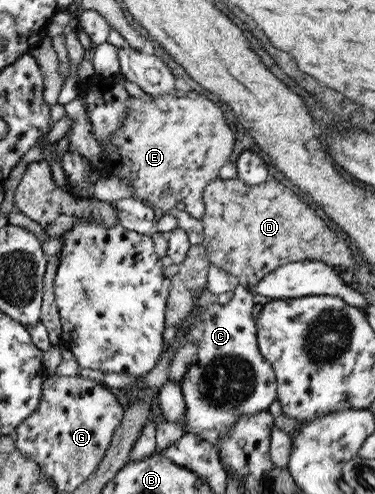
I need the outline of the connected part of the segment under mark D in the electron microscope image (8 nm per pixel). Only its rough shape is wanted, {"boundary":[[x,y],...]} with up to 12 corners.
{"boundary":[[283,181],[203,188],[209,263],[252,288],[276,267],[353,265]]}

